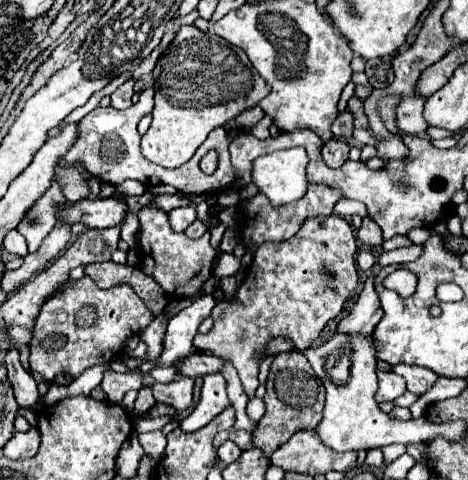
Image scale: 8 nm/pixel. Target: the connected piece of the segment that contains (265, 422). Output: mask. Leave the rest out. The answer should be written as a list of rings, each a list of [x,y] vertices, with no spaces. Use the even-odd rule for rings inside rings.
[[[293,350],[287,354],[277,354],[271,362],[267,374],[267,392],[265,392],[265,414],[253,428],[253,446],[261,448],[267,456],[271,456],[279,444],[285,444],[295,432],[299,430],[313,430],[323,418],[323,404],[325,404],[325,388],[319,376],[309,366],[309,360]],[[289,400],[289,404],[281,402]]]

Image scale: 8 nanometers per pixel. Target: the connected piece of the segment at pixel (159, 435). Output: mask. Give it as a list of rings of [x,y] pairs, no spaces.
[[[161,430],[147,432],[147,434],[139,434],[139,442],[145,448],[145,452],[155,458],[155,464],[157,464],[159,458],[163,456],[161,452],[165,450],[165,434]]]

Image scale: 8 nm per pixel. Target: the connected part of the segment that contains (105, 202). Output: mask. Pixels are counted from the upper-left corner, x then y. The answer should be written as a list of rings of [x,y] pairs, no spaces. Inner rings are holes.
[[[99,198],[81,200],[77,204],[59,206],[57,218],[67,218],[67,222],[83,222],[87,228],[113,228],[119,226],[127,216],[127,204],[123,198]]]

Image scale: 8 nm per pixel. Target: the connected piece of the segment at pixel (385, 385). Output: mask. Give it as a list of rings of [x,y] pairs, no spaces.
[[[377,370],[377,378],[379,378],[379,390],[375,394],[377,402],[391,402],[405,392],[405,382],[395,372]]]

